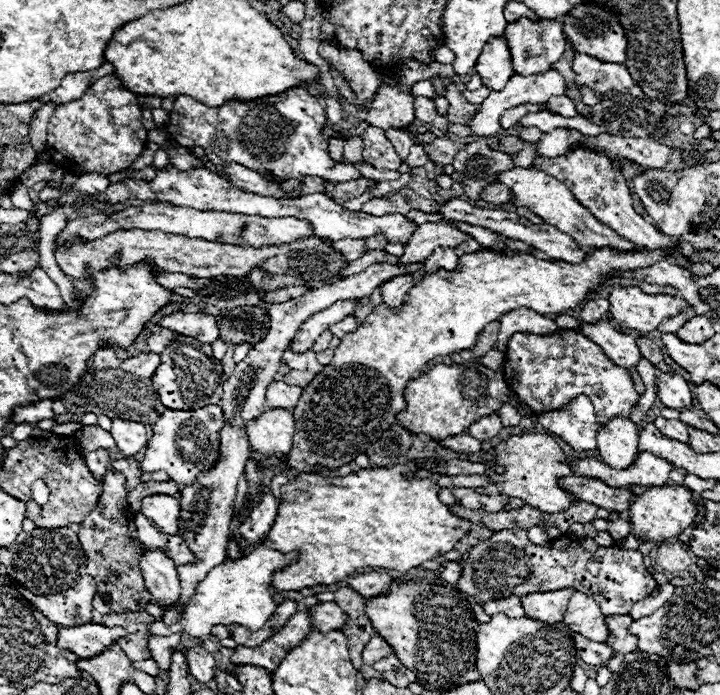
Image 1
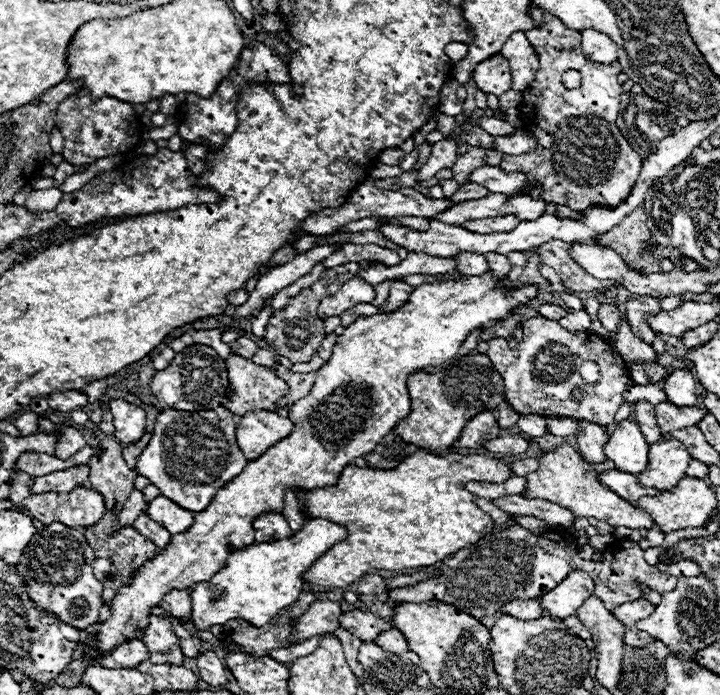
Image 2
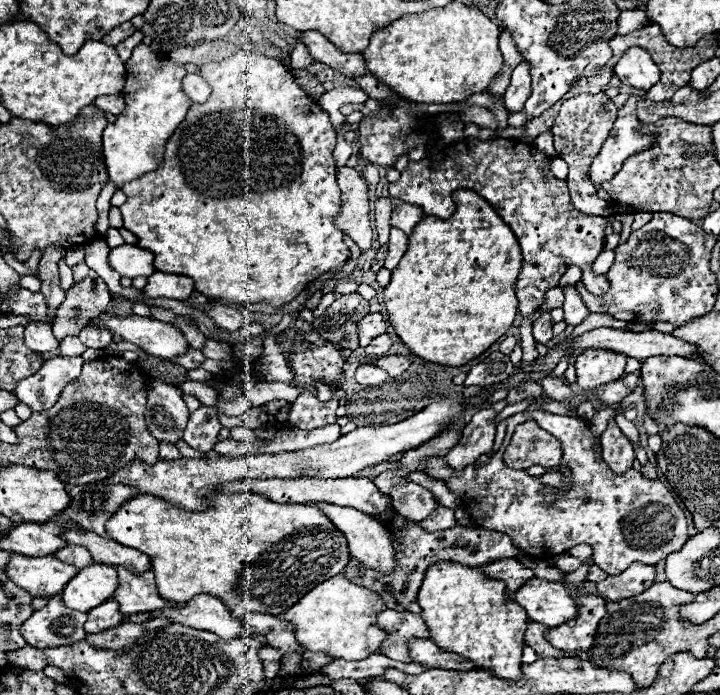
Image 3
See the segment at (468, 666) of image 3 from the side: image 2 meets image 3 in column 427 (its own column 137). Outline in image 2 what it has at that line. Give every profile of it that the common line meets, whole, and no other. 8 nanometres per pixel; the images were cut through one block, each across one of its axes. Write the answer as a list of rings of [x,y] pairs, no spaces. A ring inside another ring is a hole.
[[[128,640],[116,646],[112,652],[98,660],[100,666],[138,666],[140,662],[148,660],[148,650],[142,640]]]

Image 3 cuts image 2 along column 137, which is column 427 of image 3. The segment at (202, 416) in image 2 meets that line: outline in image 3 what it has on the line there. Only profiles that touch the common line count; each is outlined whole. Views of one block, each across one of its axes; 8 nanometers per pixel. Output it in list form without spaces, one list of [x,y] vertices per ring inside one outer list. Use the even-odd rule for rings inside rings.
[[[536,410],[518,412],[506,418],[506,426],[508,432],[500,450],[494,452],[490,462],[480,470],[474,470],[474,464],[470,464],[456,472],[444,466],[442,458],[430,458],[426,464],[426,474],[442,478],[446,486],[460,496],[476,526],[508,534],[516,548],[534,558],[552,558],[564,554],[576,544],[590,544],[596,566],[610,576],[624,572],[634,562],[658,564],[670,552],[684,546],[688,538],[688,522],[674,496],[660,480],[648,480],[634,468],[618,476],[604,462],[598,462],[594,456],[594,444],[598,444],[598,438],[592,436],[590,428],[580,418]],[[530,418],[562,442],[562,464],[572,470],[570,478],[564,476],[566,488],[560,488],[554,496],[542,496],[542,484],[536,476],[508,468],[502,458],[514,428]]]

